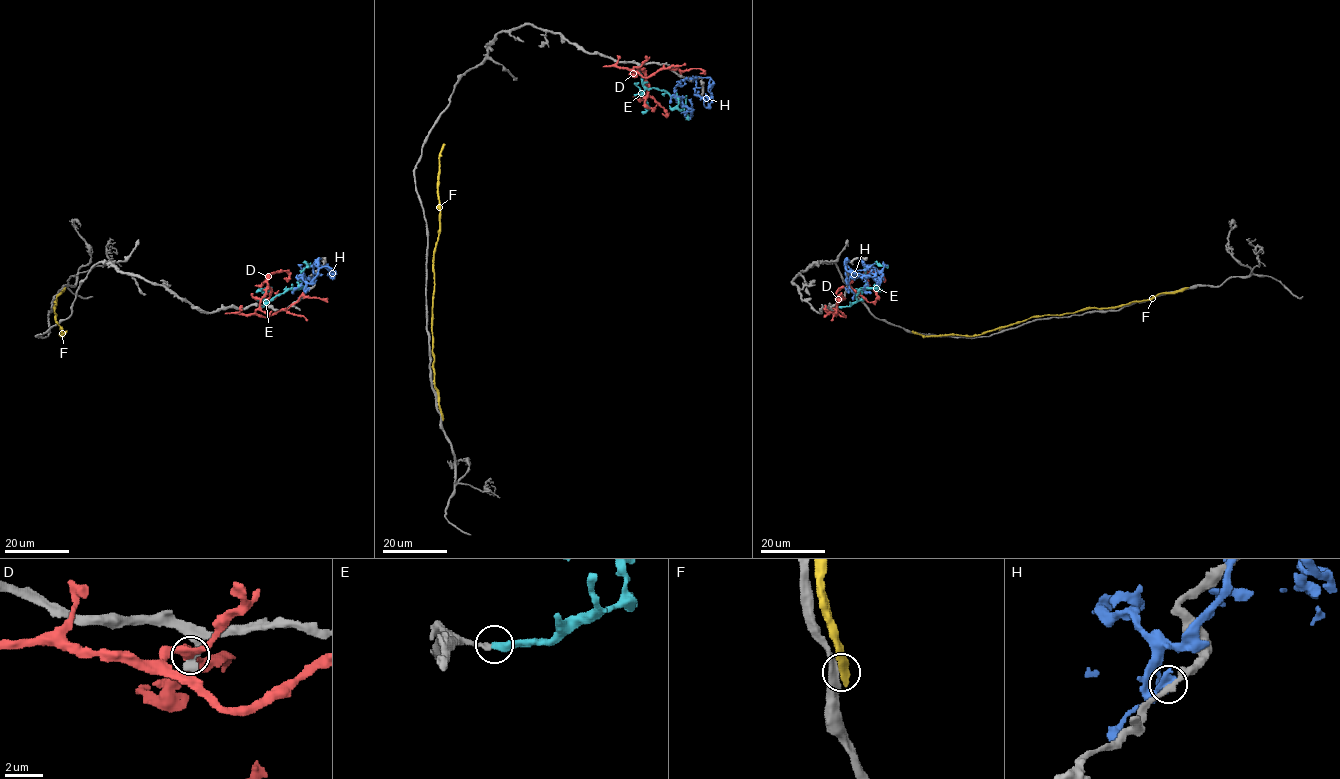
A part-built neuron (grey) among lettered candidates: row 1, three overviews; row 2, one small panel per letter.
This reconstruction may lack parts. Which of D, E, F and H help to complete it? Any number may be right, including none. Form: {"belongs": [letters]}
{"belongs": ["E"]}

